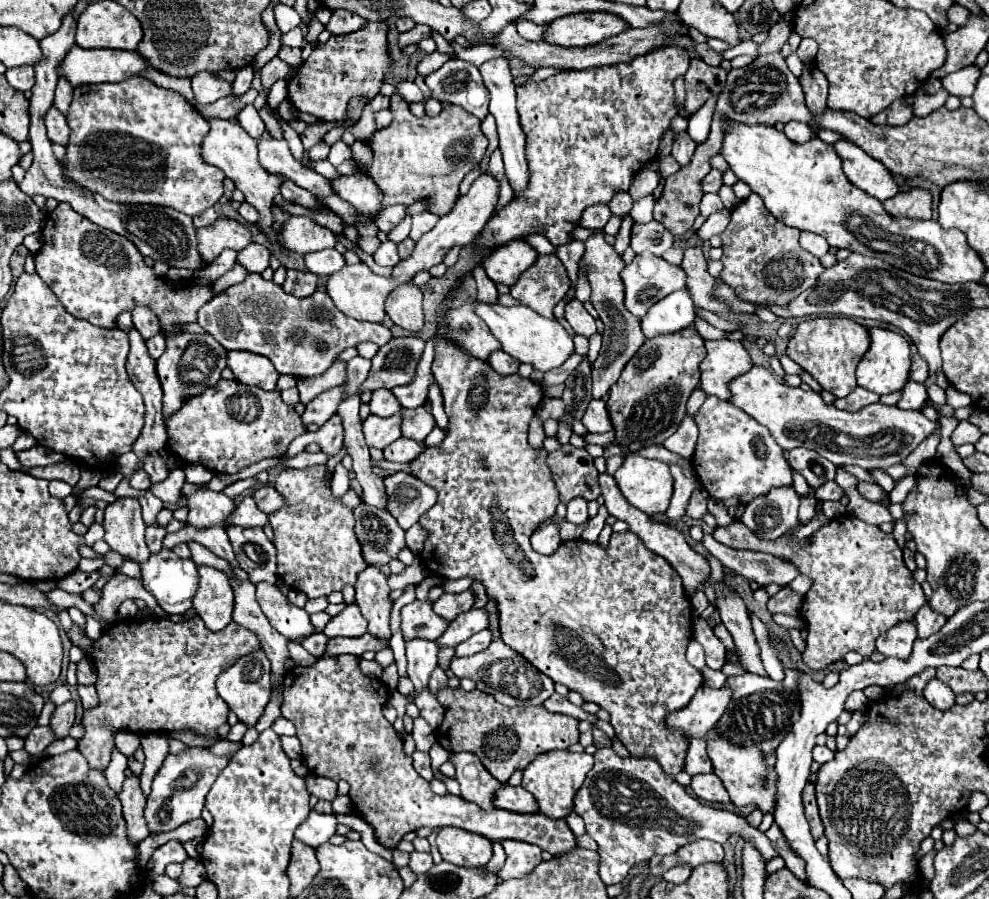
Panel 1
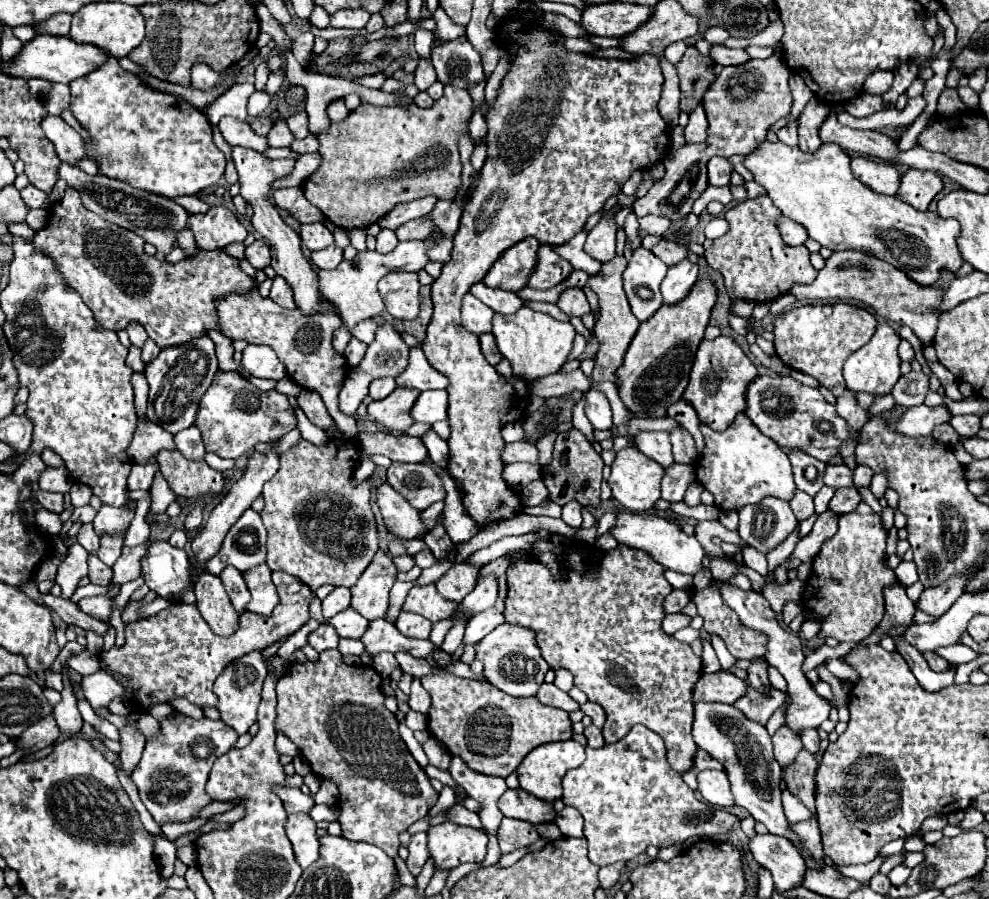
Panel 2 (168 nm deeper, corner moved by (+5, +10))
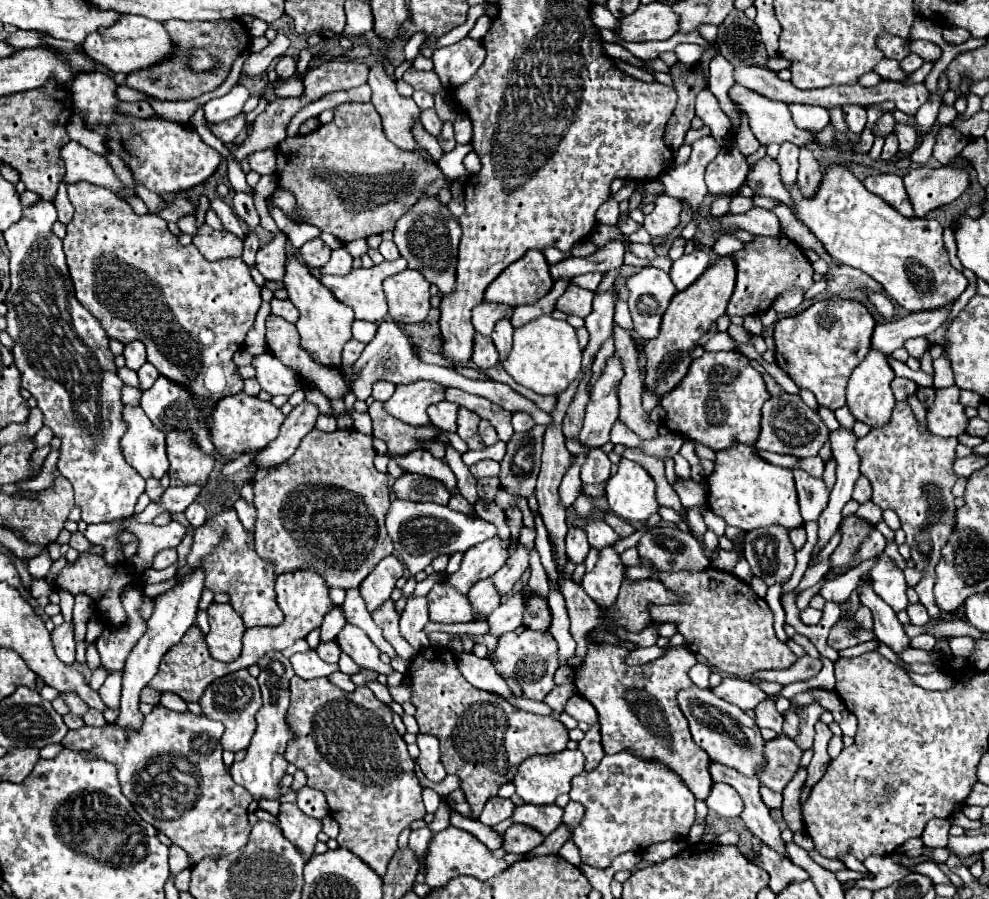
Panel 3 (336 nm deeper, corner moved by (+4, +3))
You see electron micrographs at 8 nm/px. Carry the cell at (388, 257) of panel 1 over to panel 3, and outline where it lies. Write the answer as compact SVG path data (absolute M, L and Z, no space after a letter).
M382 241L380 243L380 247L378 247L378 251L382 253L382 257L384 259L398 259L400 257L400 253L398 253L398 249L396 249L396 245L394 245L394 241Z

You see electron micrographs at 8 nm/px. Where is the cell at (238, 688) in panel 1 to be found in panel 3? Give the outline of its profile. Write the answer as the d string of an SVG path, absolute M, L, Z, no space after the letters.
M240 669L236 673L224 675L206 687L206 691L200 699L200 707L208 719L224 723L226 729L224 729L224 735L220 739L224 749L236 753L236 751L242 751L250 745L252 735L256 731L256 711L260 709L260 699L262 699L260 685L258 685L256 677L252 677L248 673L248 669Z

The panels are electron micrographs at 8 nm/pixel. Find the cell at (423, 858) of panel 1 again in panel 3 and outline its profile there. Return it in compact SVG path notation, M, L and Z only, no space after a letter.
M422 827L422 829L416 829L410 833L410 849L416 853L416 859L418 859L418 865L420 865L420 873L424 871L424 853L428 849L428 843L432 839L432 831L428 827Z

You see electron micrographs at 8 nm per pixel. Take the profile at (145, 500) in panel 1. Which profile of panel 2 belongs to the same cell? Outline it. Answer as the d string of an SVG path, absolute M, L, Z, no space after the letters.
M149 458L147 464L133 464L131 476L129 476L129 490L139 490L139 488L151 488L151 482L155 474L159 472L159 464L155 458Z

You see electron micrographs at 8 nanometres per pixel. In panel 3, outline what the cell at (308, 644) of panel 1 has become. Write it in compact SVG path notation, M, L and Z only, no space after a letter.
M332 639L332 641L326 641L326 643L318 643L316 653L318 653L318 657L320 657L322 661L326 661L326 663L338 663L340 647L338 647L338 643Z

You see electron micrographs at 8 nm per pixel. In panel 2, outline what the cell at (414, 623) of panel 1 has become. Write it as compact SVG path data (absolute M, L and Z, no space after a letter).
M429 584L429 586L411 588L403 610L417 612L421 616L427 616L431 622L439 622L439 620L449 618L457 610L457 606L459 606L459 602L439 596L437 588L433 584Z

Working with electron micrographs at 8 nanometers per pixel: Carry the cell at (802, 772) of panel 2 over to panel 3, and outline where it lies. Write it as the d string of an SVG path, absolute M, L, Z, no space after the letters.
M780 735L774 741L766 743L764 753L768 759L768 767L760 773L760 783L776 793L782 793L800 769L800 759L804 751L792 739Z

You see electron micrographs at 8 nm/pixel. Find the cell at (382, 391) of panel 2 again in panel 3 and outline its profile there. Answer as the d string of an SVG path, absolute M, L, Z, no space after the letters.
M376 383L374 391L372 391L372 397L374 397L376 401L386 401L386 399L392 397L394 389L396 389L396 387L390 385L390 383Z

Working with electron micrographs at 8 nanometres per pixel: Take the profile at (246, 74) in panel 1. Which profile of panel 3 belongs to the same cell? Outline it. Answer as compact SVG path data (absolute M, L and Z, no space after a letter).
M236 115L224 123L216 123L216 125L210 125L210 131L222 141L222 143L234 143L236 137L244 131L246 127L246 115Z

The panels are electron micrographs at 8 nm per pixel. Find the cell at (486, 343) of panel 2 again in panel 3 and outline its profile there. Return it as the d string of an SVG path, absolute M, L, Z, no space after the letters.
M480 333L474 335L474 353L472 353L472 361L476 363L476 367L480 369L490 369L498 363L498 351L496 345L492 343L490 337L484 337Z

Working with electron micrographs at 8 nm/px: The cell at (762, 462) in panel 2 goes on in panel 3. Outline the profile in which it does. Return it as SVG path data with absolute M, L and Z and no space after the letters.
M734 441L732 447L716 451L714 473L706 477L708 507L720 515L728 525L752 531L756 527L768 527L768 523L780 523L788 529L802 525L798 509L792 471L772 465L756 453L756 445Z

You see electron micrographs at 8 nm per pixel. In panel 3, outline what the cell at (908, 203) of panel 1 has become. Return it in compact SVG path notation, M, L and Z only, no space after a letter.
M912 167L902 179L916 217L926 217L932 209L952 203L968 187L968 173L954 167Z

